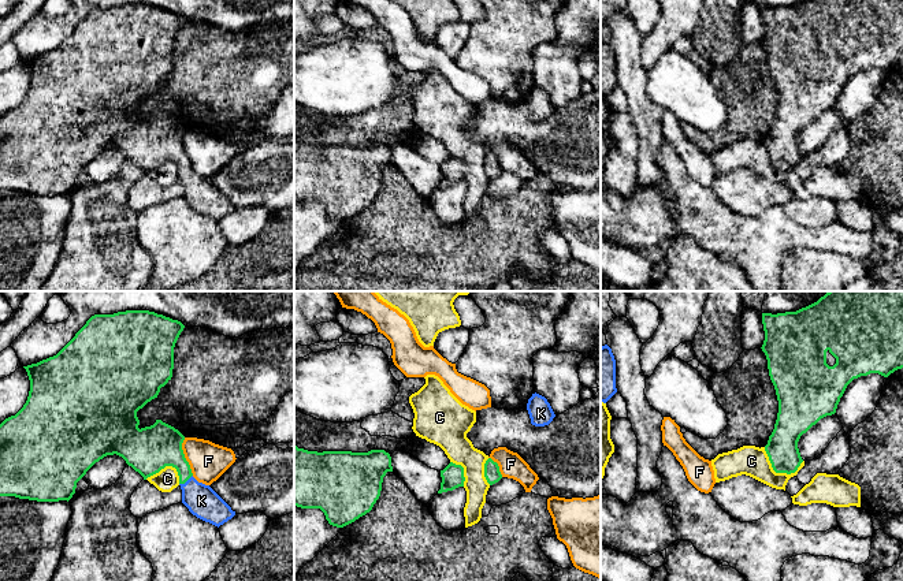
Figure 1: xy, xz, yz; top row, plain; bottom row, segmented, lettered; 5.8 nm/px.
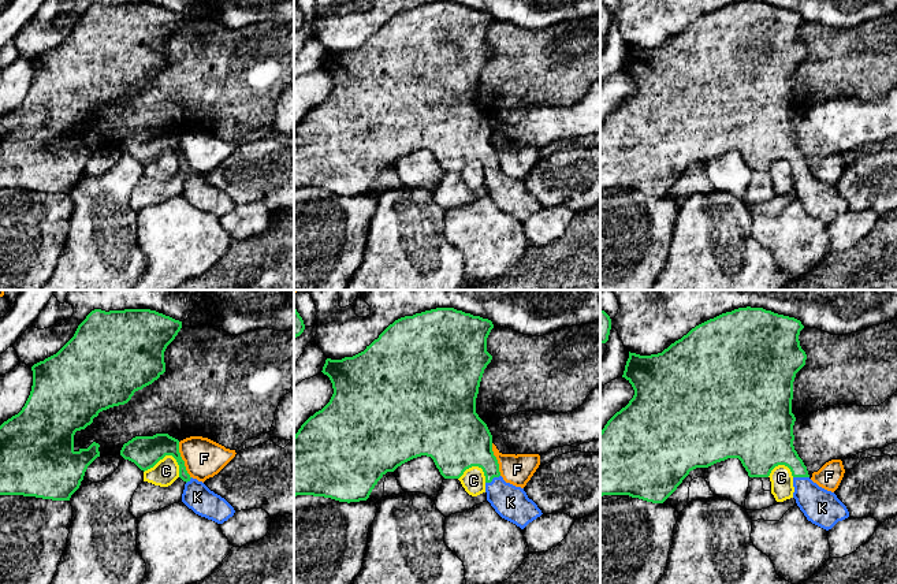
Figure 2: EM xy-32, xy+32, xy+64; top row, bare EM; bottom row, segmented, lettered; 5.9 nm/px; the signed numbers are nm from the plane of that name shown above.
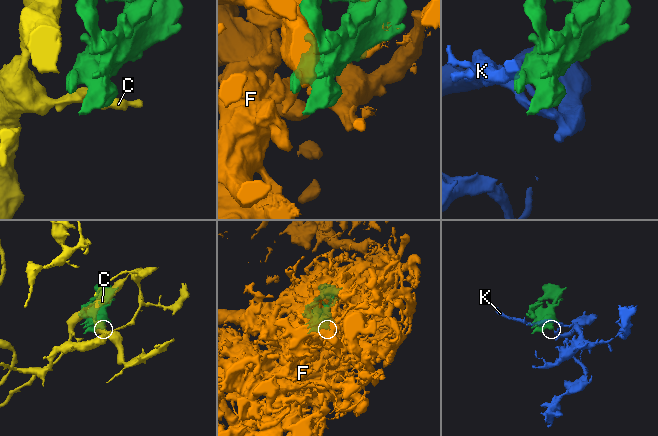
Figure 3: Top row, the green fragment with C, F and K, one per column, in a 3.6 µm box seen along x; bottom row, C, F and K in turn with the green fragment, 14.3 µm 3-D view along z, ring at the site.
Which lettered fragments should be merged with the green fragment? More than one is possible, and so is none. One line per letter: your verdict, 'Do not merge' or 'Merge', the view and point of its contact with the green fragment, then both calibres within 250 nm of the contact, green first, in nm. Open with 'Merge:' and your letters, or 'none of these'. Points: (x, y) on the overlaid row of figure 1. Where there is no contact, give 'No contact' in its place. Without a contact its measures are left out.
Merge: K
C: Do not merge. Touches green at yz (779, 472). Thickness 190 nm (green) against 180 nm
F: Do not merge. Touches green at xy (184, 457). Thickness 280 nm (green) against 220 nm
K: Merge. Touches green at xy (185, 481). Thickness 240 nm (green) against 190 nm

